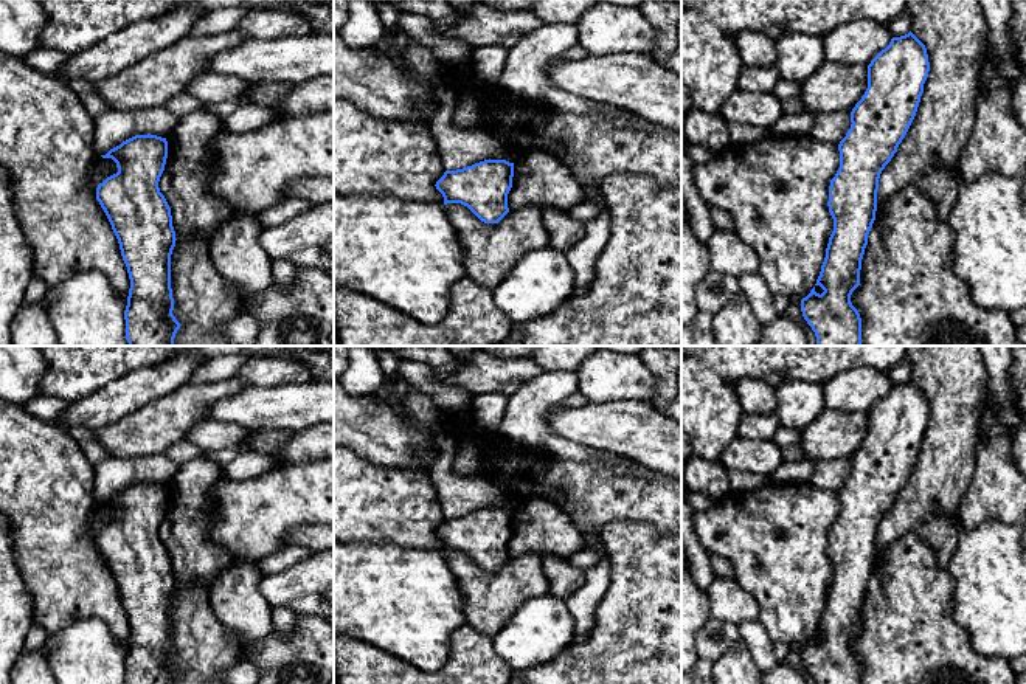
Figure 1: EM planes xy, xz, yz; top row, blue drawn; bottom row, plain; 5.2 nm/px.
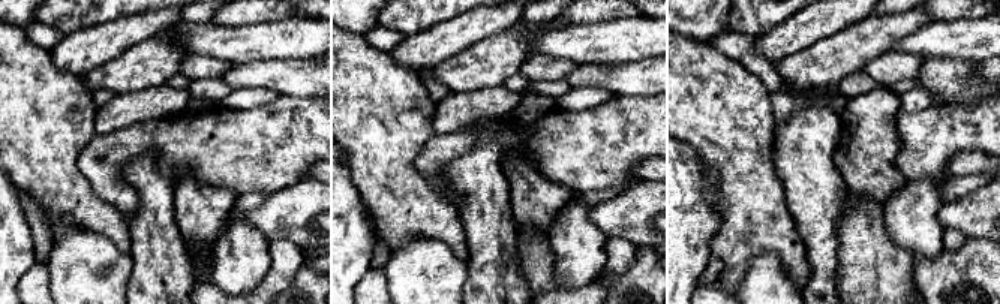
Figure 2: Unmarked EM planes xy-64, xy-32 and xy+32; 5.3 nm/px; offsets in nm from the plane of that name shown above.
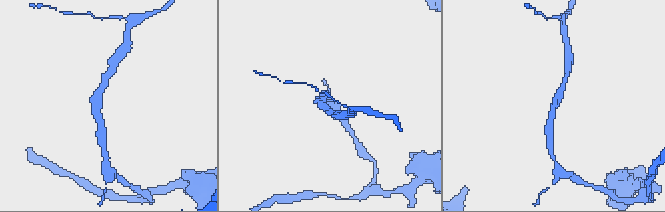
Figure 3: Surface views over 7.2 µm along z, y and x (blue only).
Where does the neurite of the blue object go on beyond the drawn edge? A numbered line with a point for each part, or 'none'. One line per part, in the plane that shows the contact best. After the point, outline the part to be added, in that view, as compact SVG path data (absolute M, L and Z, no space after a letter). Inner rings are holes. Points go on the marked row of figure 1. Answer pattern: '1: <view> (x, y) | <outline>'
none

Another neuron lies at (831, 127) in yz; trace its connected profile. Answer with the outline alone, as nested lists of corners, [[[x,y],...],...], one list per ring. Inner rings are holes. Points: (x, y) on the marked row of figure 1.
[[[821,112],[815,115],[810,135],[818,141],[838,146],[851,124],[851,112]]]

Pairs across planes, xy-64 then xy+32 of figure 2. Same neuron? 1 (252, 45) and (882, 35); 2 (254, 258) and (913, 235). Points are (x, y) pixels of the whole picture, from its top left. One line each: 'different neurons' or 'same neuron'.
1: different neurons
2: same neuron

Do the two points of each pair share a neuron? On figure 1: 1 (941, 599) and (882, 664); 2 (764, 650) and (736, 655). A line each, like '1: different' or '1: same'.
1: same
2: different

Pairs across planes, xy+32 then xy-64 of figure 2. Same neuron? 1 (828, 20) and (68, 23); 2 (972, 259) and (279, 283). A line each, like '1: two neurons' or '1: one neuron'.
1: two neurons
2: two neurons

